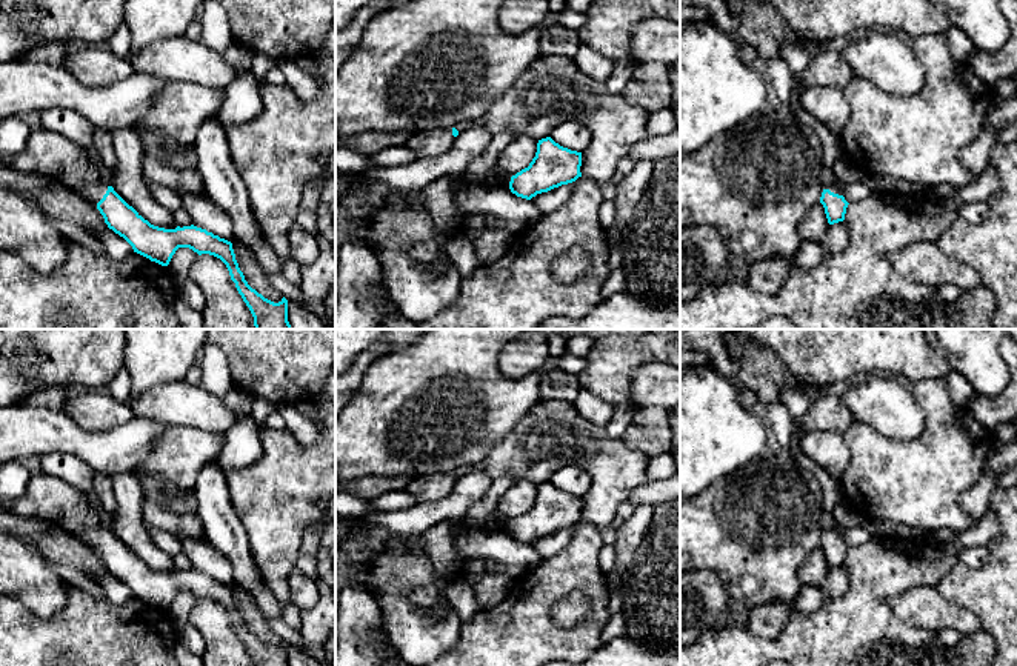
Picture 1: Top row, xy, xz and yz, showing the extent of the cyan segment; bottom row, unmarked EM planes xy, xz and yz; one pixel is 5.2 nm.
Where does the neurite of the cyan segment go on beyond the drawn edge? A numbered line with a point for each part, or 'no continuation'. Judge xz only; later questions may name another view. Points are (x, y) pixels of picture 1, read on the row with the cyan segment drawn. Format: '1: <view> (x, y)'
1: xz (433, 143)

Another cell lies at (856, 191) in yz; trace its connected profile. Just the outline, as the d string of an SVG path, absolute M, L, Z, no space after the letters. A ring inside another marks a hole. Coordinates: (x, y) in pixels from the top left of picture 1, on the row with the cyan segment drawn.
M855 180L843 188L843 197L848 203L860 201L871 192L869 186L862 180Z

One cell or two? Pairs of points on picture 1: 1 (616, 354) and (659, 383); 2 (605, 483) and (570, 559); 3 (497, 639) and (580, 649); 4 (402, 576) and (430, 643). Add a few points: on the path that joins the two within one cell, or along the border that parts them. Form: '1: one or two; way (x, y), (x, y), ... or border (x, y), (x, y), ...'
1: two; border (663, 362), (648, 362), (634, 371), (626, 402)
2: two; border (582, 520), (599, 528)
3: one; way (517, 640), (560, 643)
4: one; way (400, 592), (400, 614), (413, 626)

